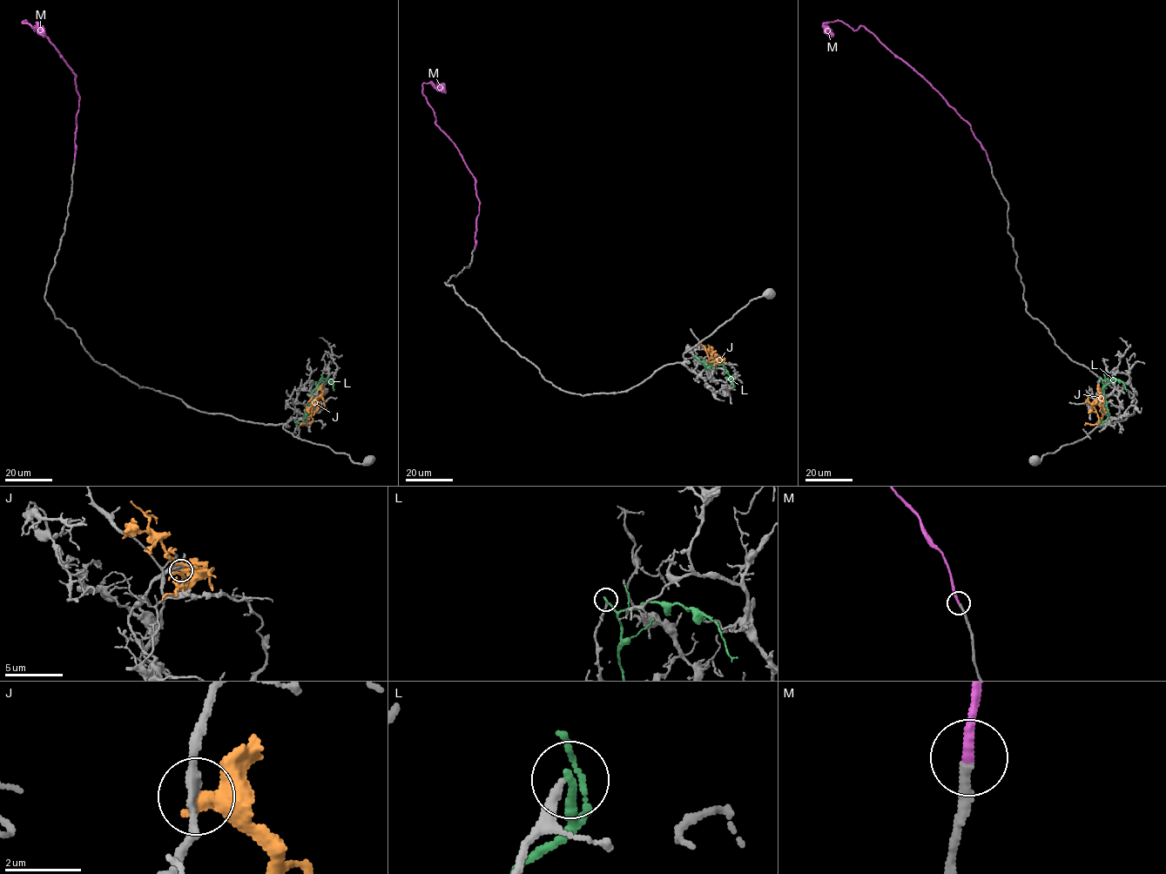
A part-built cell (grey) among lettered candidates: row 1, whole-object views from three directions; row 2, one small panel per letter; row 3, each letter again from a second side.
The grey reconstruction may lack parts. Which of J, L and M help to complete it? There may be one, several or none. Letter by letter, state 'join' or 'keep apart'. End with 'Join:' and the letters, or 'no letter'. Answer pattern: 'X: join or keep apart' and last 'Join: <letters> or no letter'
J: keep apart
L: keep apart
M: join
Join: M

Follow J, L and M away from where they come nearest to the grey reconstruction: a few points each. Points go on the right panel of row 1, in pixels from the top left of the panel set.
J: (1100, 388), (1098, 397), (1093, 401), (1099, 422), (1085, 425)
L: (1100, 377), (1108, 416), (1102, 422), (1095, 422)
M: (988, 161), (971, 126), (864, 27), (853, 30), (837, 20), (824, 23), (827, 30), (825, 22)

